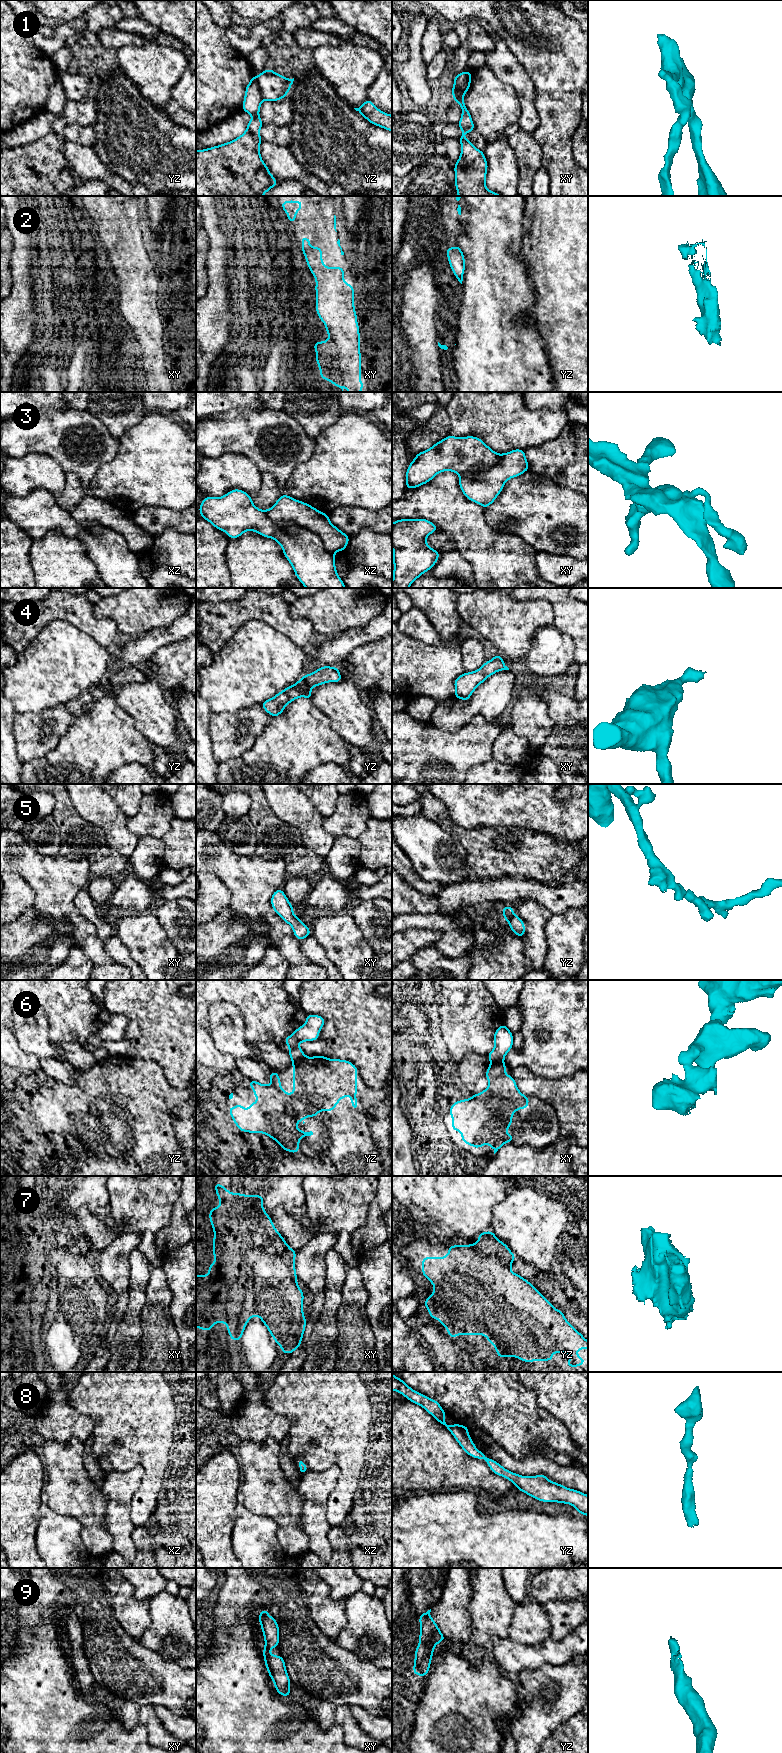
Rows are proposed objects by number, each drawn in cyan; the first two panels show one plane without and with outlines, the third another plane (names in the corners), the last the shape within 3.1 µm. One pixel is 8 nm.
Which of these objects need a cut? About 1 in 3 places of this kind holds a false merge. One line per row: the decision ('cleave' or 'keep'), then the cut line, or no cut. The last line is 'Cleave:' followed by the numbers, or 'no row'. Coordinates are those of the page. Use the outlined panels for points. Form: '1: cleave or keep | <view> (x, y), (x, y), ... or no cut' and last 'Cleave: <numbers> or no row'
1: cleave | yz (256, 77), (259, 92), (263, 99)
2: keep | no cut
3: cleave | xz (263, 510), (274, 521), (294, 522), (312, 531), (333, 554)
4: keep | no cut
5: keep | no cut
6: cleave | yz (304, 1055), (293, 1063)
7: keep | no cut
8: keep | no cut
9: keep | no cut
Cleave: 1, 3, 6

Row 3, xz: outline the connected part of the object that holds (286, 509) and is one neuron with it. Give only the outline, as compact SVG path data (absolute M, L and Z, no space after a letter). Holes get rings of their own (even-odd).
M283 494L271 508L264 511L274 522L293 522L313 532L330 553L334 554L347 548L350 537L330 522L328 514L305 502Z

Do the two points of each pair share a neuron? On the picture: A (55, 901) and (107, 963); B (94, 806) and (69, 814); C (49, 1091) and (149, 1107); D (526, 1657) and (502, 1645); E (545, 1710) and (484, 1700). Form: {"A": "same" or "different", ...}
{"A": "same", "B": "different", "C": "same", "D": "same", "E": "different"}

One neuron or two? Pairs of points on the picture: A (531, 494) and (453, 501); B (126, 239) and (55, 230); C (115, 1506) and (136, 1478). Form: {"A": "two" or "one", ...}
{"A": "two", "B": "one", "C": "one"}

